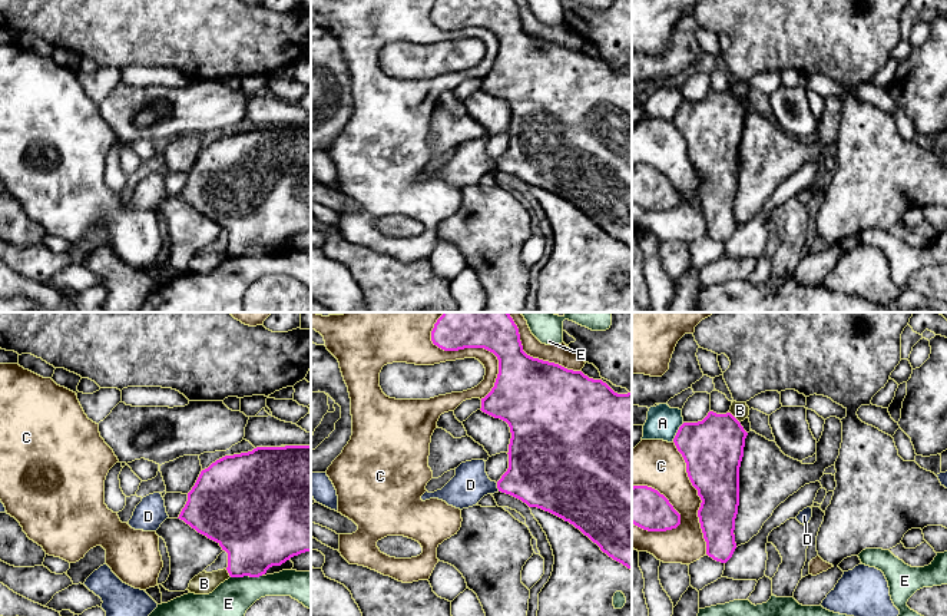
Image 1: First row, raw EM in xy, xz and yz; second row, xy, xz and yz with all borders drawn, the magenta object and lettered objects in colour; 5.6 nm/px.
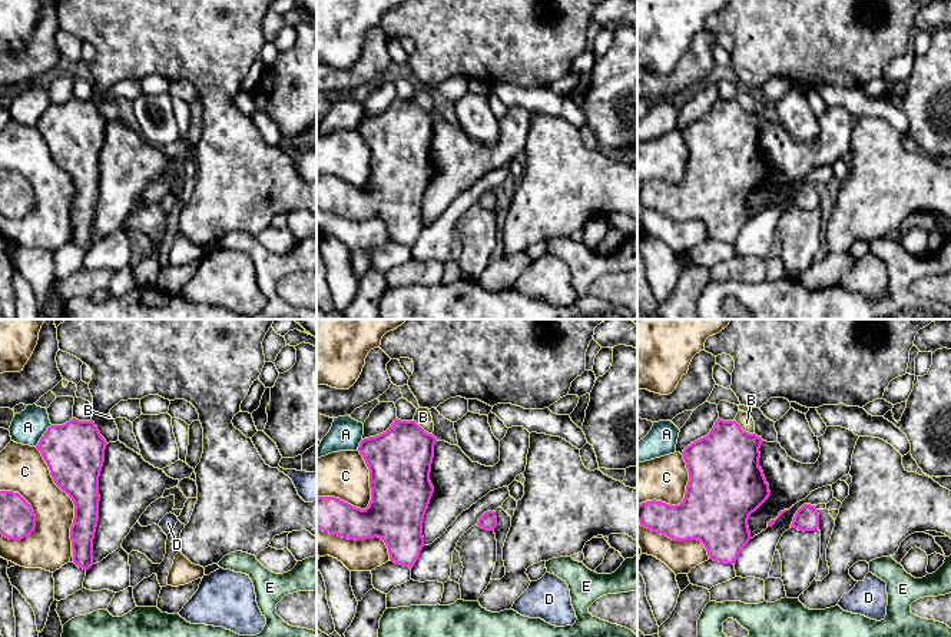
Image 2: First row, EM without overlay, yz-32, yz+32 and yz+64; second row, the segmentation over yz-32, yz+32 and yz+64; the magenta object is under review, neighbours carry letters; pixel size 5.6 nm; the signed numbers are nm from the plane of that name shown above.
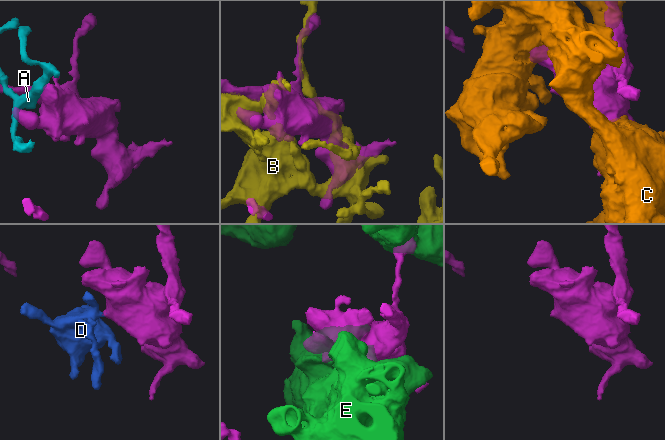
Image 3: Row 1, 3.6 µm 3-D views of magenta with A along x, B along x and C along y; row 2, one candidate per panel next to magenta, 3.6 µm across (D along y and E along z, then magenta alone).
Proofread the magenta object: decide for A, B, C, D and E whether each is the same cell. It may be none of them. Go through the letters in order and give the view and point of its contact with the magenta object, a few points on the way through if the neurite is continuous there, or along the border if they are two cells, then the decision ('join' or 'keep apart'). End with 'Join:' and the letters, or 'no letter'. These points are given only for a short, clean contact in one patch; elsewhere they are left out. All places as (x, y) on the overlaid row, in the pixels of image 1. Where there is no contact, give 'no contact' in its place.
A: contact yz (678, 431); border yz (684, 423), (672, 440); keep apart
B: contact yz (734, 417); keep apart
C: contact xz (470, 347); keep apart
D: contact xz (497, 487); way xz (539, 473), (497, 487), (470, 484); join
E: contact xy (245, 575); keep apart
Join: D

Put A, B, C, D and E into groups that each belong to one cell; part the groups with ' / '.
A / B / C / D / E

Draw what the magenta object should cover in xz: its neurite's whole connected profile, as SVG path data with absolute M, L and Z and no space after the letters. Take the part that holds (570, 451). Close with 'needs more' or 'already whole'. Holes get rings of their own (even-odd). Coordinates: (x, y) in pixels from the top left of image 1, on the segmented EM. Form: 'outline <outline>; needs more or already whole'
outline M443 312L434 324L431 341L444 351L484 348L497 357L499 374L491 391L481 398L480 410L506 421L511 438L509 468L497 483L489 478L484 460L471 460L461 463L456 476L441 490L426 491L421 500L438 499L463 510L477 506L487 494L501 491L529 507L542 509L569 521L603 553L632 570L632 393L617 394L602 380L527 355L509 312Z; needs more

